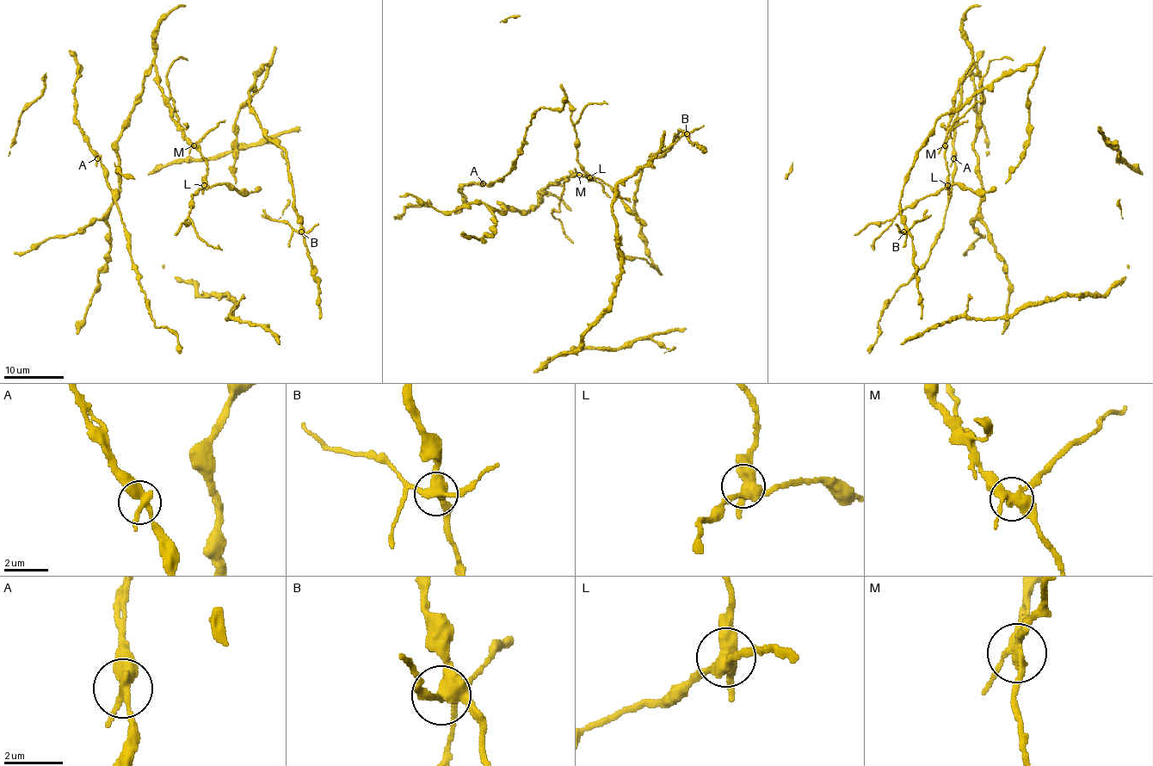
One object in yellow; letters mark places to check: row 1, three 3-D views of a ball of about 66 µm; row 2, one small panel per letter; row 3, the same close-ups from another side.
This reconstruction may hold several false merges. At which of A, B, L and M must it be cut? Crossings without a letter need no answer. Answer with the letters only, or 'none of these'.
B, M

